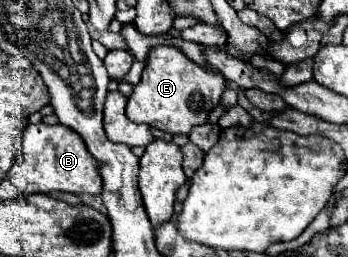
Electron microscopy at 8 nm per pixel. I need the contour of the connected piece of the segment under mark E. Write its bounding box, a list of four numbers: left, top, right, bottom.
[126,45,226,135]

